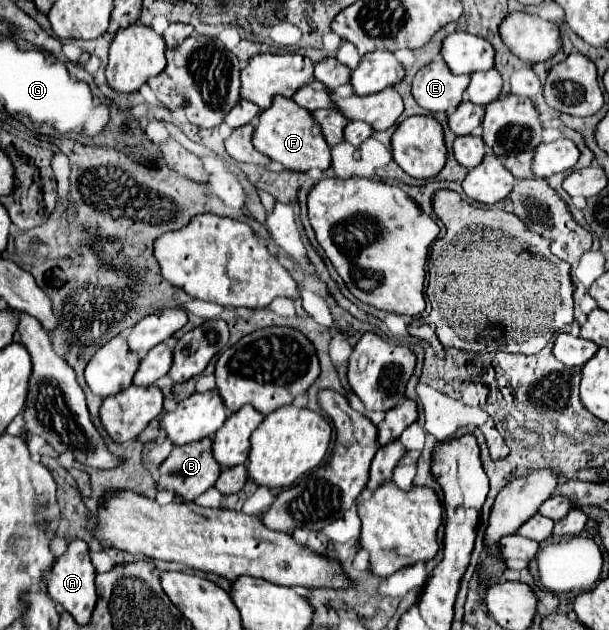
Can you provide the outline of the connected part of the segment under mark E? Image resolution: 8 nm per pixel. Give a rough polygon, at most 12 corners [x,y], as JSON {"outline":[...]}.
{"outline":[[438,57],[412,83],[416,103],[432,113],[462,103],[468,75]]}

